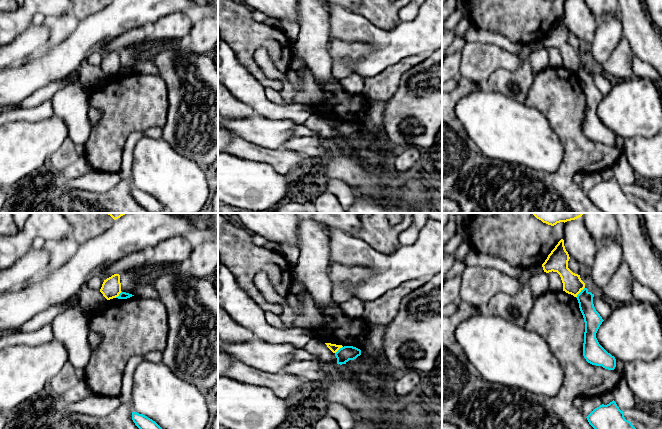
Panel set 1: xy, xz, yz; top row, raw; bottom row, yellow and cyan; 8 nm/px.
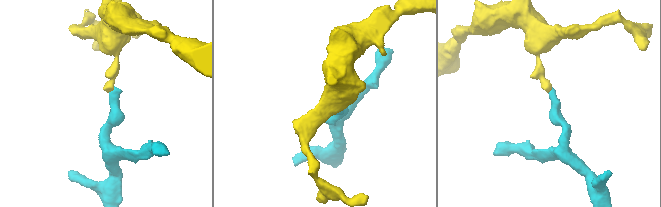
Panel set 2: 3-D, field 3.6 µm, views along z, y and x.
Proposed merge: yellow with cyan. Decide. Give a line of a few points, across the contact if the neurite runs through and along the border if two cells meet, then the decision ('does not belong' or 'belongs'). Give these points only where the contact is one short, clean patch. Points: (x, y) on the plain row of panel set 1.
line yz (584, 63), (576, 73); does not belong

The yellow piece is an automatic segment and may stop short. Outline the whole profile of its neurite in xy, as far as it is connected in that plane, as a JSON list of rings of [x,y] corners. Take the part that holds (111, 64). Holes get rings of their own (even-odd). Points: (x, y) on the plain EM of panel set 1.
[[[114,50],[104,56],[100,68],[107,76],[118,73],[121,69],[120,51]]]

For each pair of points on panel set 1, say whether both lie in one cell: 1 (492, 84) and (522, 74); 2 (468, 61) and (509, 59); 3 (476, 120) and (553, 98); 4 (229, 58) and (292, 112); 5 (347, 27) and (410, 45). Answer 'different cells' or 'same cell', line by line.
1: same cell
2: same cell
3: different cells
4: same cell
5: same cell

